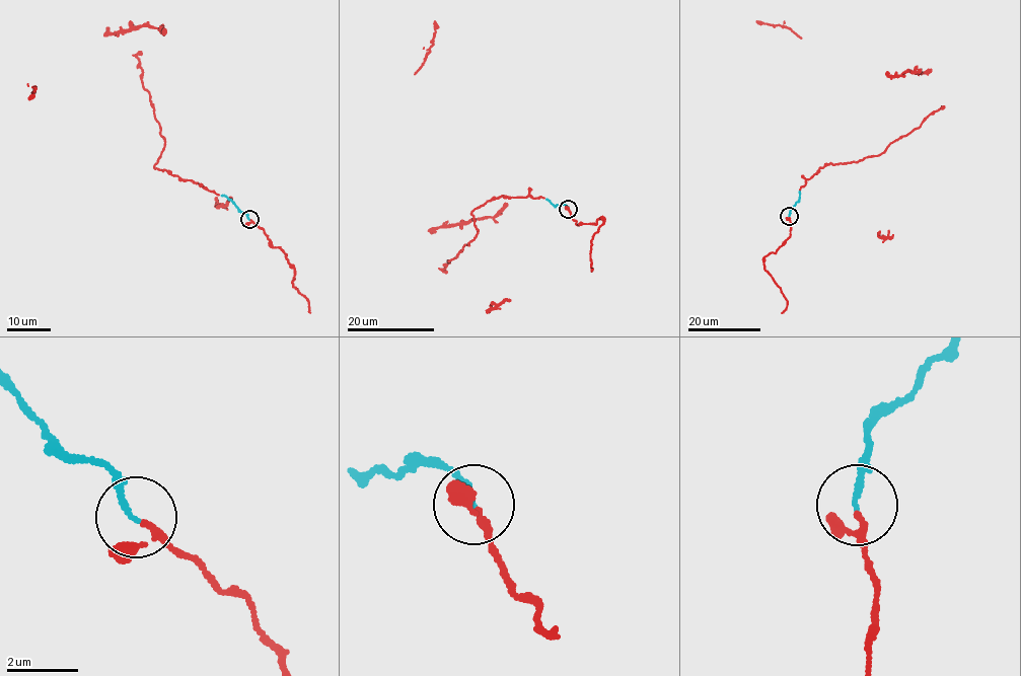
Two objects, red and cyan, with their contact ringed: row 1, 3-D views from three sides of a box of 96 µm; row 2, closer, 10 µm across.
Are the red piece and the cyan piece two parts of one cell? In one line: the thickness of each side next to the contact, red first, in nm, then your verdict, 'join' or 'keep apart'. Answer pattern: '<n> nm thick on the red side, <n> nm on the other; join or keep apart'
140 nm thick on the red side, 140 nm on the other; join

